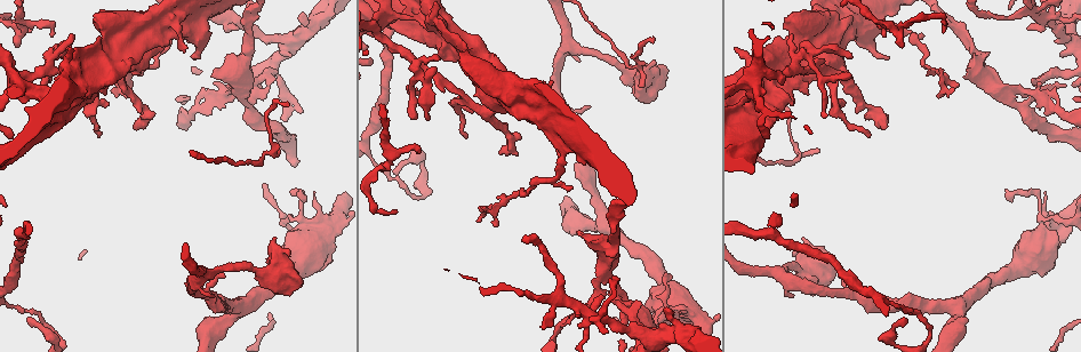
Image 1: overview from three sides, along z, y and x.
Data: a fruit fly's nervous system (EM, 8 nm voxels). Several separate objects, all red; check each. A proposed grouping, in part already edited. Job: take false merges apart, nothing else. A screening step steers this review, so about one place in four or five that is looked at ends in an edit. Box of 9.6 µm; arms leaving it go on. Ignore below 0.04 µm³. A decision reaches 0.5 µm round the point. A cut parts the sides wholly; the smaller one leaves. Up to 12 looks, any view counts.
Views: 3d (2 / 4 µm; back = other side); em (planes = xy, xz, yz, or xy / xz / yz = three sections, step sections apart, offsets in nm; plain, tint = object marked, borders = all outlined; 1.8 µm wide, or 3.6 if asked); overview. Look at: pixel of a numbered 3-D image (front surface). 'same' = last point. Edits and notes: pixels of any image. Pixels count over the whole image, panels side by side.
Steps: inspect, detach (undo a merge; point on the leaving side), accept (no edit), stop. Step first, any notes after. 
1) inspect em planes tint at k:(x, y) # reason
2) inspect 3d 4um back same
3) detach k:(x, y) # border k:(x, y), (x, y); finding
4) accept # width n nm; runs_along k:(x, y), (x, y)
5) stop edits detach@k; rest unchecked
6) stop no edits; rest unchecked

inspect 3d 2um at 1:(388, 15) # looks like a crossing

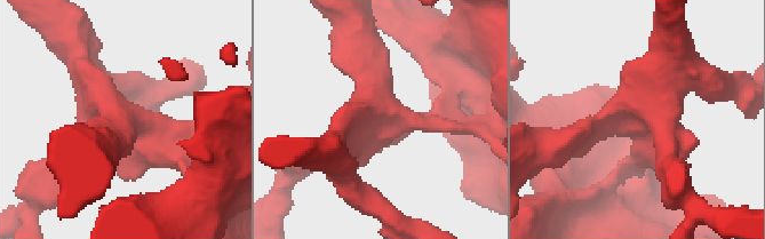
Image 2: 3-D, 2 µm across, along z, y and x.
inspect em xz step 4 tint at 2:(642, 122) # now the EM

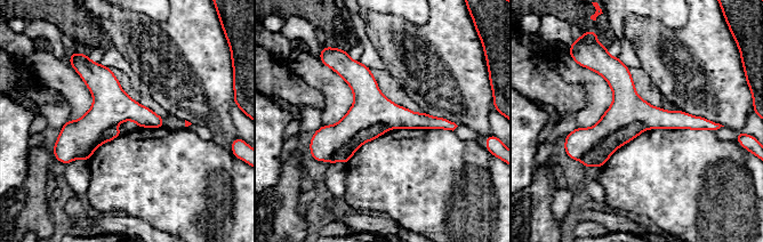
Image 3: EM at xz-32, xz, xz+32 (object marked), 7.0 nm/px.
inspect em xy step 16 tint same

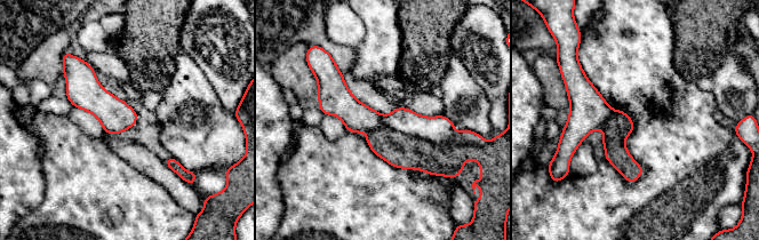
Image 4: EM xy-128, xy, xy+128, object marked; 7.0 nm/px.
detach 4:(438, 129) # width 100 nm; part_leaving 4:(320, 93), (358, 118), (450, 132); a second neuron is stuck on

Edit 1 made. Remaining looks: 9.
inspect em planes tint at 1:(248, 56) # three-way junction

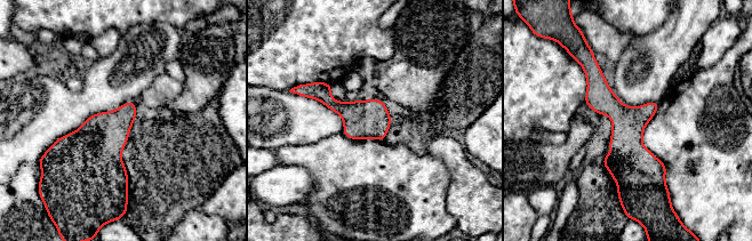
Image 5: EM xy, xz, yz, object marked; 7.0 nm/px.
accept # all the same neuron

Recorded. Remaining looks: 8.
inspect 3d 4um at 1:(60, 336) # abrupt turn

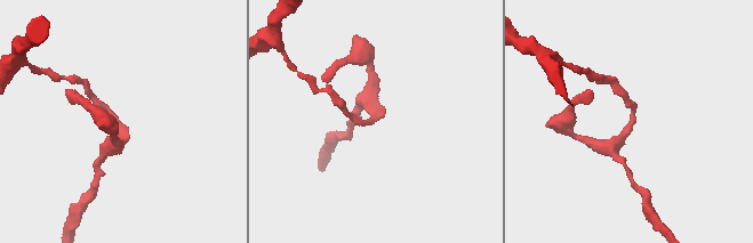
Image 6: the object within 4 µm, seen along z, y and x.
inspect em planes tint at 6:(371, 122) # now the EM

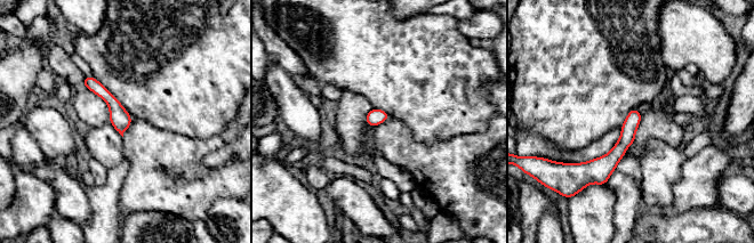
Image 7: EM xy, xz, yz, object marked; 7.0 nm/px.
accept # runs_along 7:(634, 112), (625, 142), (600, 177); continuous, no second neuron

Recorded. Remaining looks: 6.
stop edits detach@4; rest unchecked

